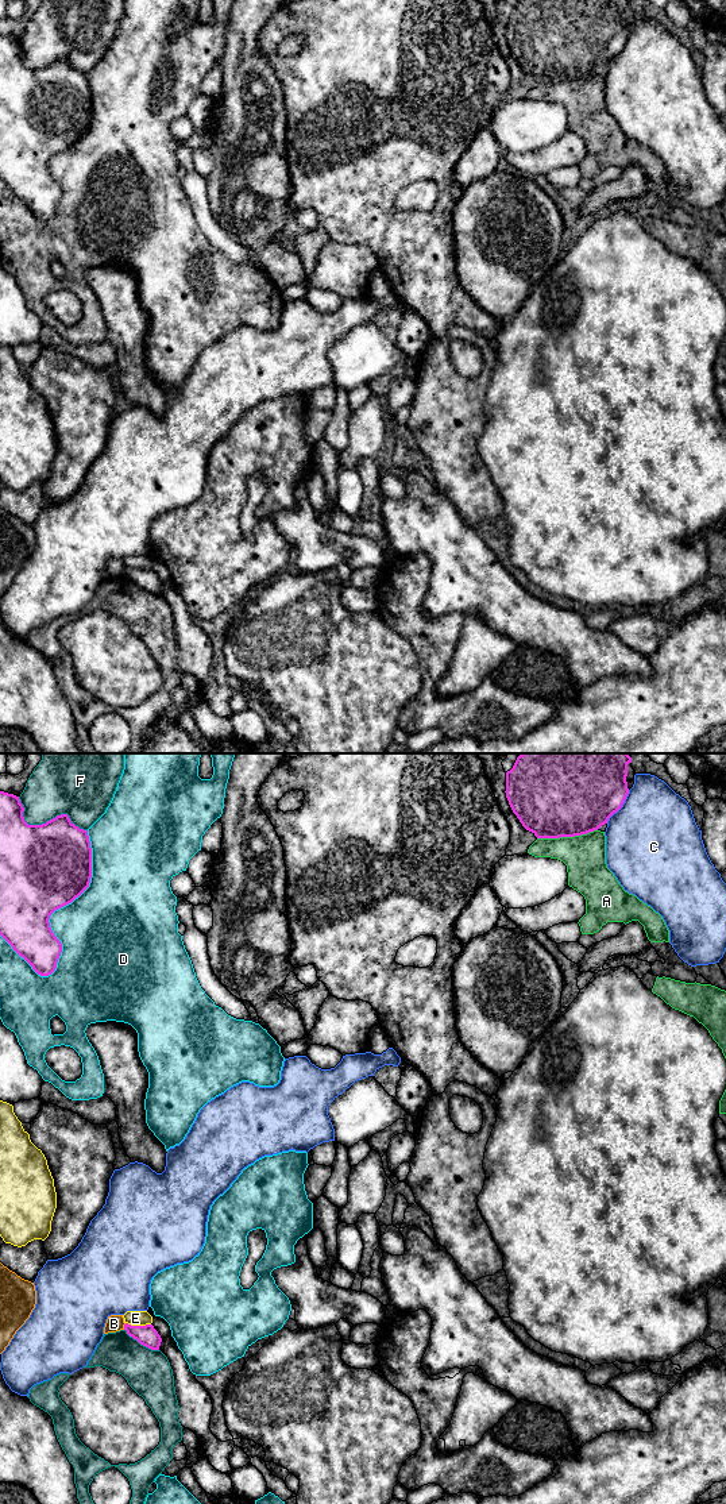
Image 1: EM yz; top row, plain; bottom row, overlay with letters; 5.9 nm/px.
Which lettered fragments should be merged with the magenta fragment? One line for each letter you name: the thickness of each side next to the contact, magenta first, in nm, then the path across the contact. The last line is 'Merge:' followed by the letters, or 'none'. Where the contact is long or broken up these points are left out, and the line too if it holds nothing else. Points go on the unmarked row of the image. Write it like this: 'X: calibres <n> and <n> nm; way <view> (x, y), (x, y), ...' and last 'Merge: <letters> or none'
Merge: none

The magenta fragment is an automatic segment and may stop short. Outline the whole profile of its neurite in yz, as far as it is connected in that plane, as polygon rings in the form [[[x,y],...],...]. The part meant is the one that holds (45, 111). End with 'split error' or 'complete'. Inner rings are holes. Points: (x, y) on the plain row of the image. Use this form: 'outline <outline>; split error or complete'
outline [[[0,35],[0,180],[40,220],[51,219],[62,196],[62,188],[50,171],[50,159],[78,142],[90,127],[92,92],[88,74],[76,70],[67,58],[42,69],[28,69],[19,41]]]; complete

